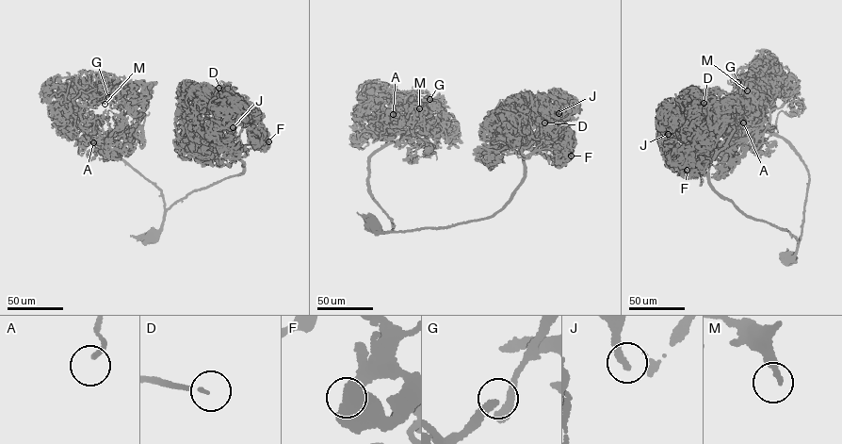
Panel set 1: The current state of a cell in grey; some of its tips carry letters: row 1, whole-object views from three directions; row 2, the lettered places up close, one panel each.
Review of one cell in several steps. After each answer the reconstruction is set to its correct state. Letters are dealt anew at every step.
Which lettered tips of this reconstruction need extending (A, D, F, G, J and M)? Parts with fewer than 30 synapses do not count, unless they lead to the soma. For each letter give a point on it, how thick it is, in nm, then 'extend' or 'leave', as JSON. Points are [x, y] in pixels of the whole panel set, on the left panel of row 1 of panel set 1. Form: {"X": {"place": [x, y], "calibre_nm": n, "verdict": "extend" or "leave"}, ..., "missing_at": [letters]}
{"A": {"place": [93, 142], "calibre_nm": 200, "verdict": "leave"}, "D": {"place": [218, 88], "calibre_nm": 120, "verdict": "extend"}, "F": {"place": [268, 141], "calibre_nm": 320, "verdict": "leave"}, "G": {"place": [108, 97], "calibre_nm": 200, "verdict": "extend"}, "J": {"place": [233, 127], "calibre_nm": 280, "verdict": "extend"}, "M": {"place": [105, 104], "calibre_nm": 280, "verdict": "leave"}, "missing_at": ["D", "G", "J"]}

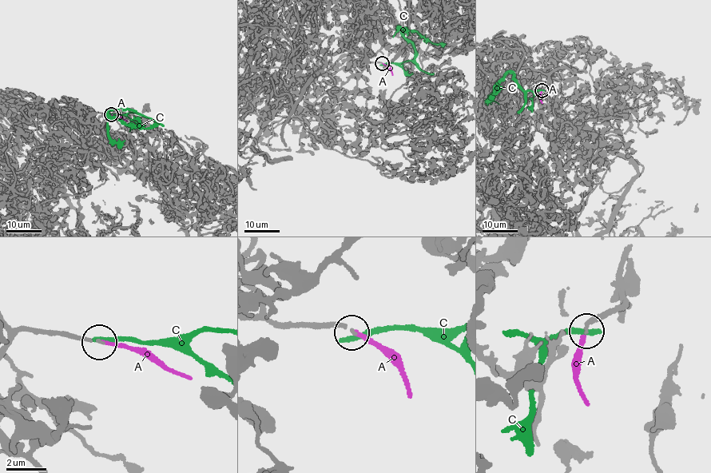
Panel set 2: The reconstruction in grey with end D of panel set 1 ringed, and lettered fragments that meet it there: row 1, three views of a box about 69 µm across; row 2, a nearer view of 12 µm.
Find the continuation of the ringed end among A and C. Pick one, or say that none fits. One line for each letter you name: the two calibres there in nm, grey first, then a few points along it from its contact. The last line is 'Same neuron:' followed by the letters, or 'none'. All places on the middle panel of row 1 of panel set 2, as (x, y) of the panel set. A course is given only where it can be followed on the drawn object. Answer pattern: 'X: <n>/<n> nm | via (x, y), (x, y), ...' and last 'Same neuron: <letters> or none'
A: 140/190 nm | via (383, 63), (390, 67), (392, 75)
Same neuron: A

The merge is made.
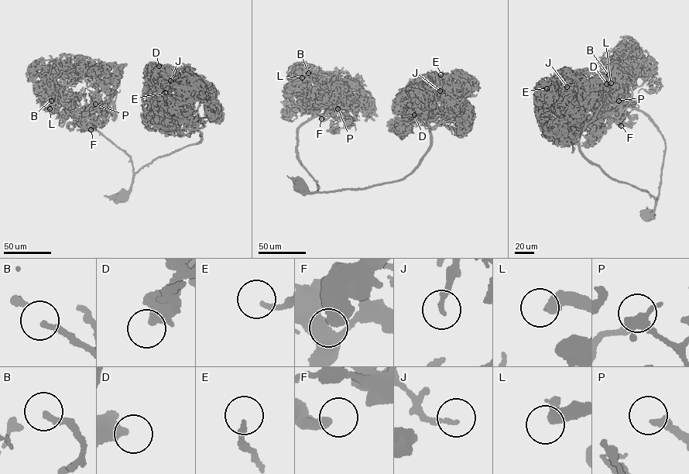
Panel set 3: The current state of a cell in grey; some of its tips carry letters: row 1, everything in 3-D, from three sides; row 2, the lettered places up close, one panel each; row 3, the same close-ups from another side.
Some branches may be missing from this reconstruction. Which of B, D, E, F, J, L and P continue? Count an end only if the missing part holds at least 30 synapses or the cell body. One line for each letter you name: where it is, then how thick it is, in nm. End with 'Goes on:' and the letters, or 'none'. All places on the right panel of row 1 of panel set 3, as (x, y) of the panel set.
E: at (546, 88); 190 nm thick
Goes on: E

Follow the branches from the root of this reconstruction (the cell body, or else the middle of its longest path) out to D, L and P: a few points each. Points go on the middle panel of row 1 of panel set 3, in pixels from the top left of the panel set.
D: (303, 188), (365, 189), (401, 180), (431, 140), (430, 127), (413, 122), (418, 111), (414, 115)
L: (303, 188), (319, 187), (296, 152), (316, 84), (314, 74), (302, 77)
P: (303, 188), (311, 192), (319, 187), (300, 163), (296, 152), (299, 128), (310, 119), (337, 108)

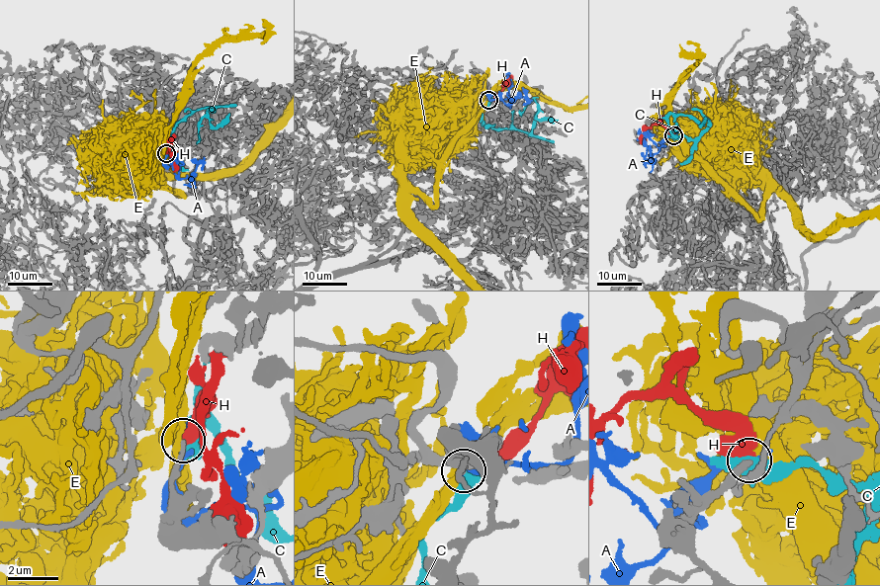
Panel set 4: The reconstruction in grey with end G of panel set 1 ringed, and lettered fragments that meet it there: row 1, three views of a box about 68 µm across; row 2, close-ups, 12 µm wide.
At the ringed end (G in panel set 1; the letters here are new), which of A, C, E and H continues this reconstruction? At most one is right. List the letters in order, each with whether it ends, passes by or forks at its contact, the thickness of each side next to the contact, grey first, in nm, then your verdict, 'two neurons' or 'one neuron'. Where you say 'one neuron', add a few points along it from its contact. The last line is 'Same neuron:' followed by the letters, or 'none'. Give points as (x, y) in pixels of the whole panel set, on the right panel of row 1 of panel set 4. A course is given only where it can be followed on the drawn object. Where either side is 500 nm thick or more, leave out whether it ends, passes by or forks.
A: it passes by; calibres 240 and 160 nm; two neurons
C: calibres 240 and 500 nm; two neurons
E: it ends; calibres 260 and 460 nm; two neurons
H: it ends; calibres 220 and 440 nm; one neuron; course (673, 134), (671, 130), (654, 124), (642, 134), (641, 143)
Same neuron: H

